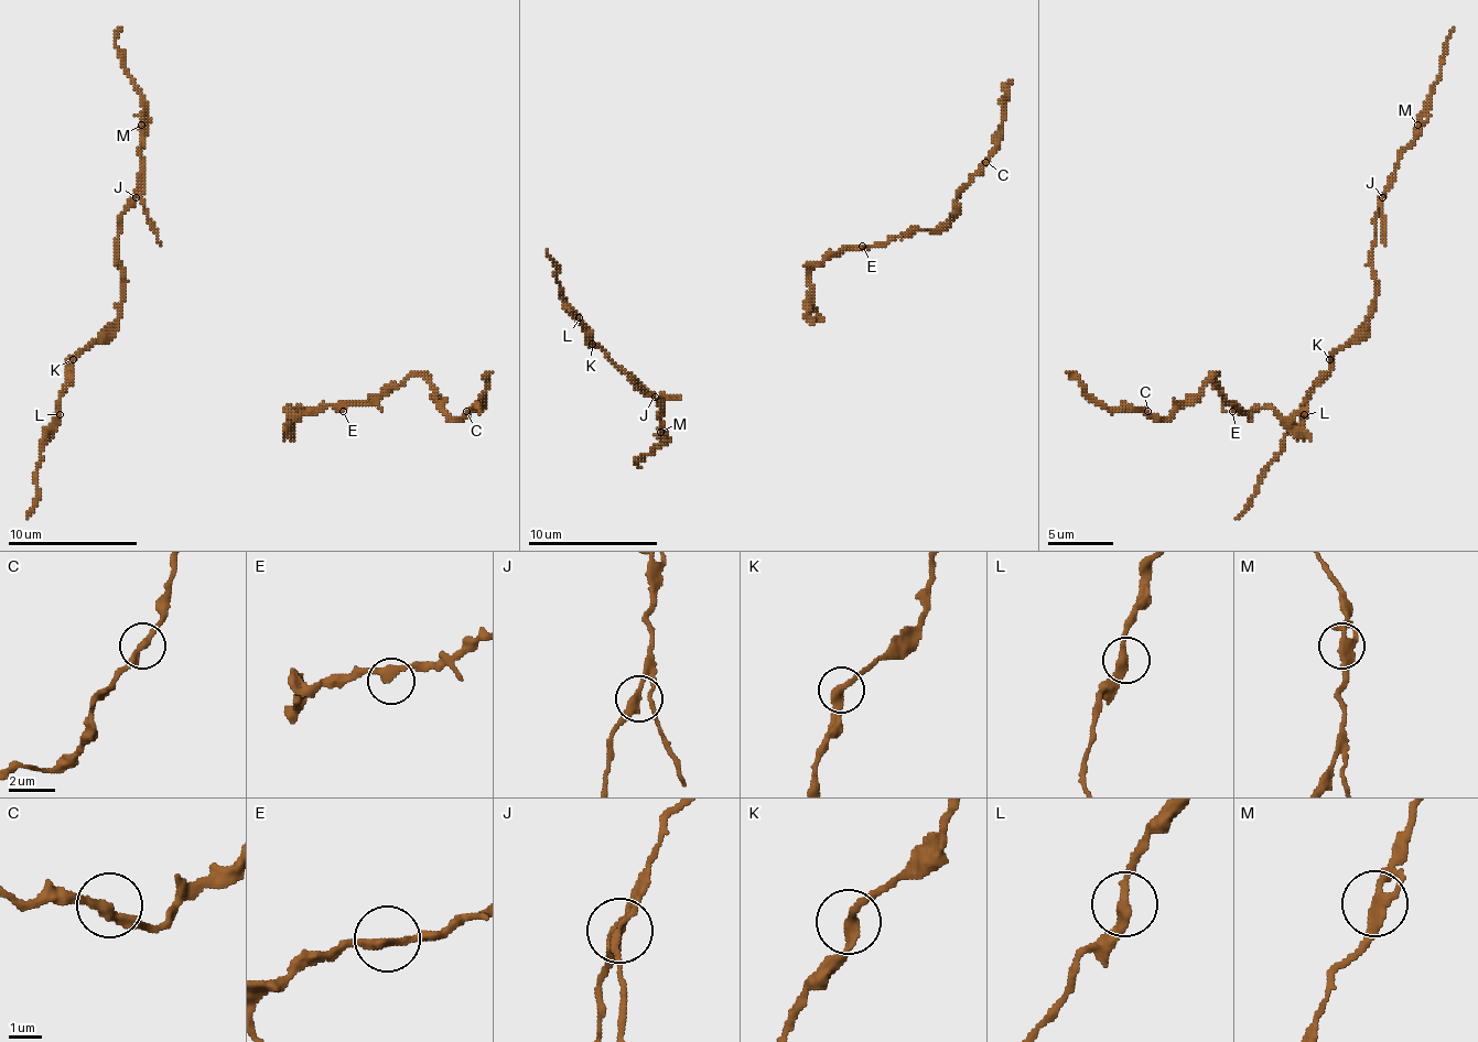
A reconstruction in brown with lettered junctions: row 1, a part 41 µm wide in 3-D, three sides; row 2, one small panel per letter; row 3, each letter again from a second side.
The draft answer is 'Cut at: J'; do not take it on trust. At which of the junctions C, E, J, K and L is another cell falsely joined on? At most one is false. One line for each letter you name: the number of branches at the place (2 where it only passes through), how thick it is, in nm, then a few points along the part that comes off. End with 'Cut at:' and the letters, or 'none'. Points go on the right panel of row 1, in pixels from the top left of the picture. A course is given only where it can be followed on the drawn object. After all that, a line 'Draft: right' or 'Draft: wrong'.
J: 2 | 280 nm | (1382, 196), (1424, 109), (1454, 28)
Cut at: J
Draft: right

